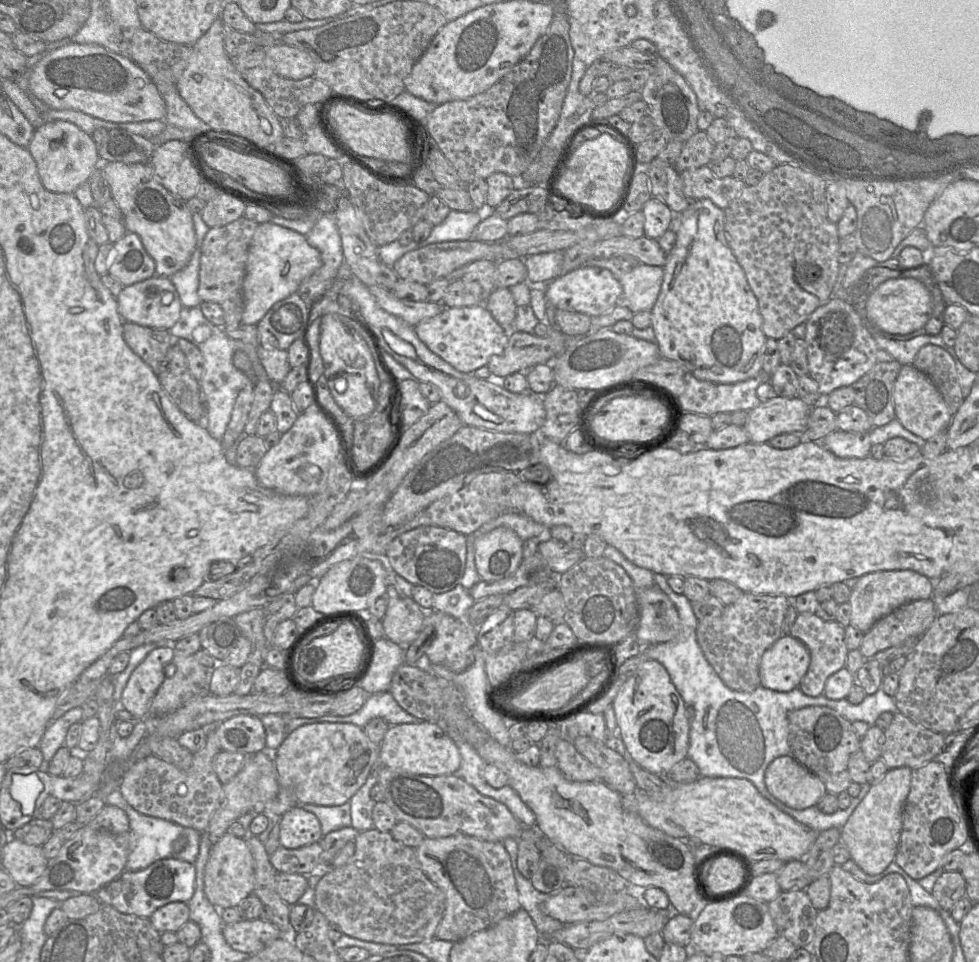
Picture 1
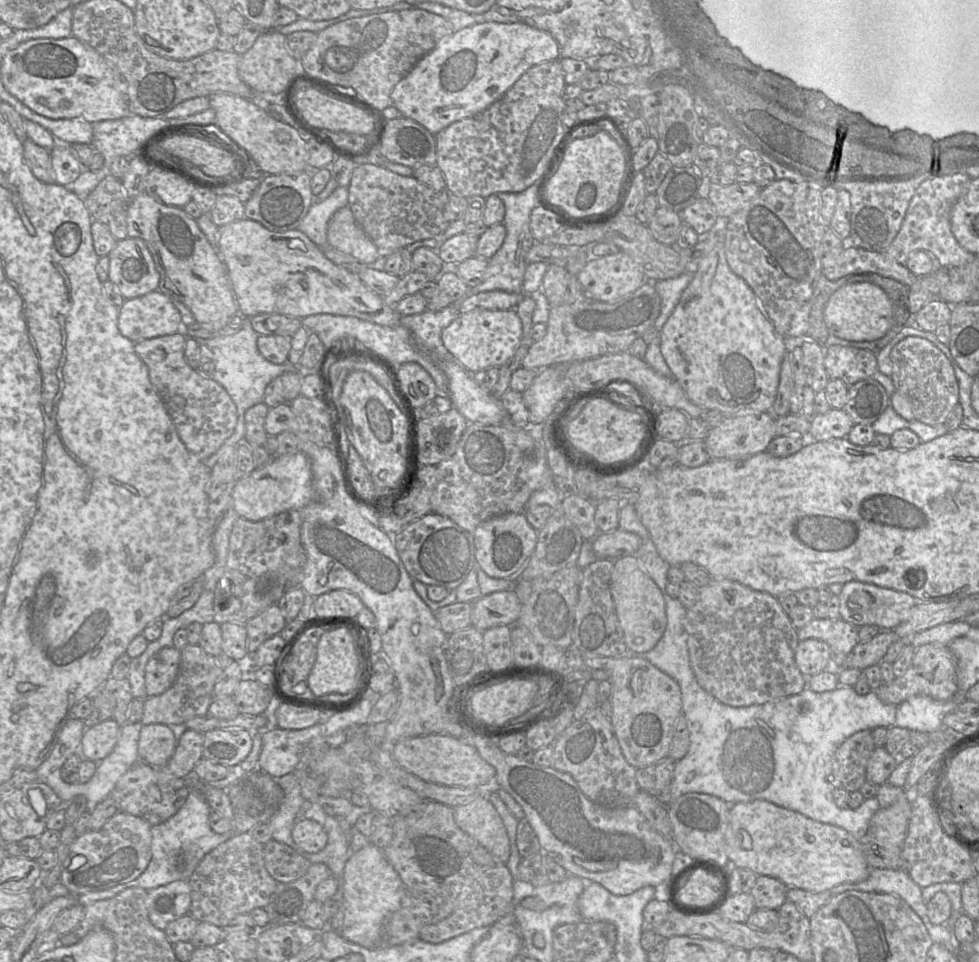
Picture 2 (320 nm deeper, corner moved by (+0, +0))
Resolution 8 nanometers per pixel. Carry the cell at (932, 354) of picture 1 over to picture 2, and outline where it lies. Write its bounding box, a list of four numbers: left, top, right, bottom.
[890,336,959,425]

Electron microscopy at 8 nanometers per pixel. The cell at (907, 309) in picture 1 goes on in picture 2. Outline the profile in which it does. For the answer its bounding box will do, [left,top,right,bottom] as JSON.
[824,282,892,341]

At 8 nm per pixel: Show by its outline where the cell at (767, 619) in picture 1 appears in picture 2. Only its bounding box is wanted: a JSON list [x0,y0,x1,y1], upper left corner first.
[686,579,807,707]

